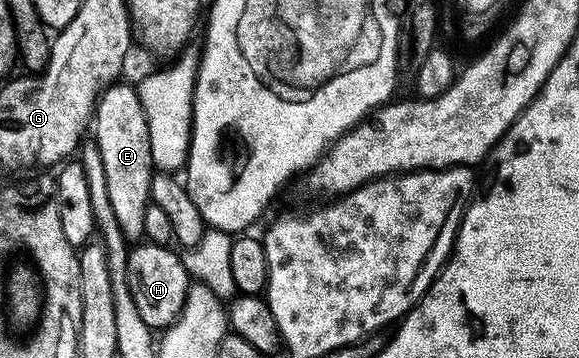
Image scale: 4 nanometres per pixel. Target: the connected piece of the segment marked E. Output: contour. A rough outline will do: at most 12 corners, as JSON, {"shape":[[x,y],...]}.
{"shape":[[112,84],[111,142],[95,138],[126,239],[145,233],[155,173],[132,85]]}

